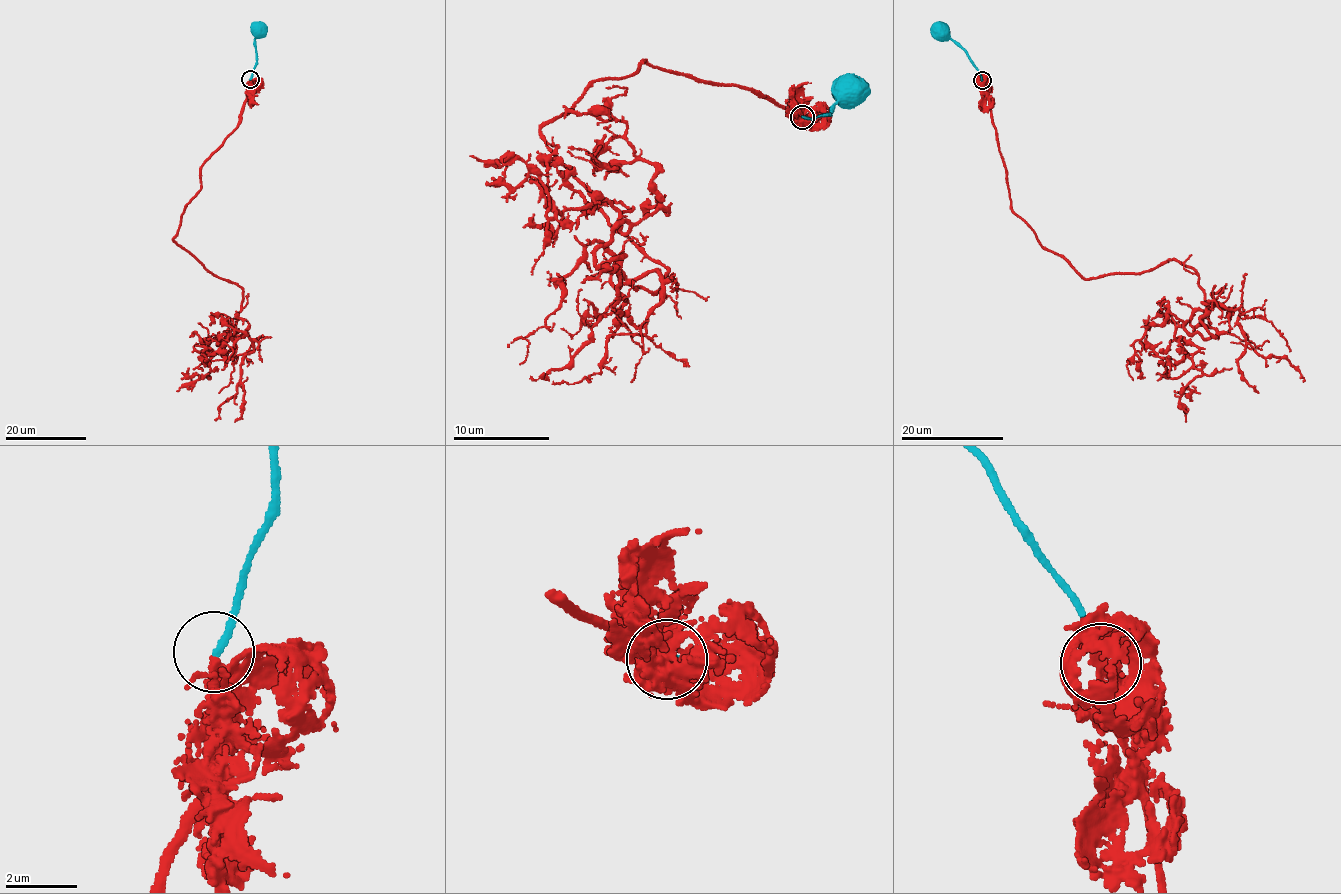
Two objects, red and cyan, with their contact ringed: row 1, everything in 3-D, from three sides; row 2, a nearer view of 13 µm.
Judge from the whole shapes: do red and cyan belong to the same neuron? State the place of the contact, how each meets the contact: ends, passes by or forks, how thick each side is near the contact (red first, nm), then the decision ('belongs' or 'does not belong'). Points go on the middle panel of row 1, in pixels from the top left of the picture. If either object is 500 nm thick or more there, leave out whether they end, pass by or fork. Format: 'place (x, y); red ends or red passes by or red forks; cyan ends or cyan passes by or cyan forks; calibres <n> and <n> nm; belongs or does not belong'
place (802, 117); red ends; cyan ends; calibres 340 and 200 nm; does not belong

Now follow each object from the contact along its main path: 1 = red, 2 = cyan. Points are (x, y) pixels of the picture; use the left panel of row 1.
1: (249, 79), (240, 123), (203, 164), (173, 239), (242, 290), (228, 358), (246, 334), (220, 336), (221, 369)
2: (249, 79), (256, 64), (254, 40), (259, 31)

